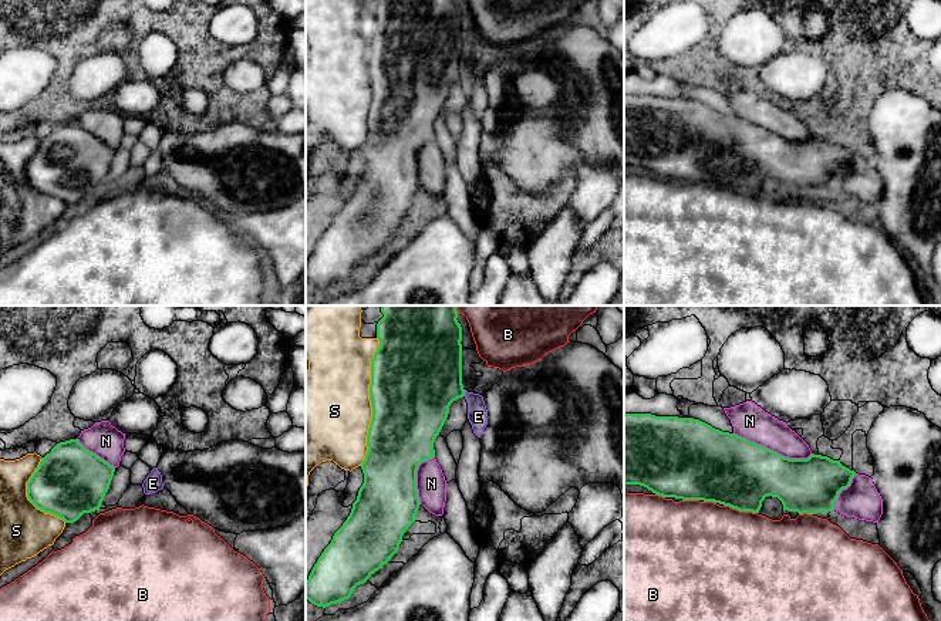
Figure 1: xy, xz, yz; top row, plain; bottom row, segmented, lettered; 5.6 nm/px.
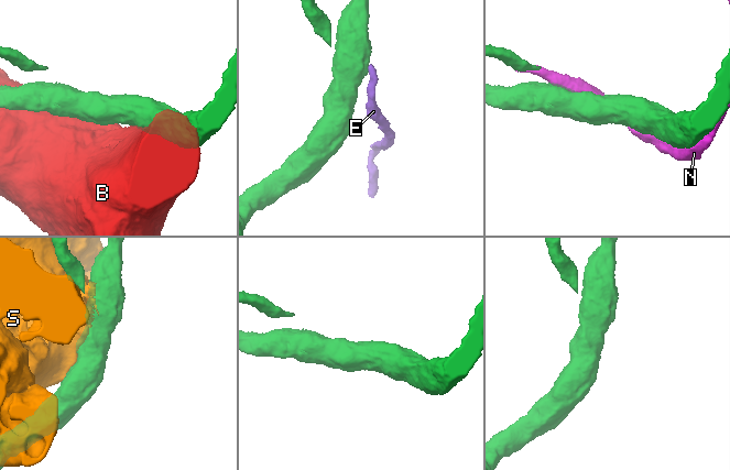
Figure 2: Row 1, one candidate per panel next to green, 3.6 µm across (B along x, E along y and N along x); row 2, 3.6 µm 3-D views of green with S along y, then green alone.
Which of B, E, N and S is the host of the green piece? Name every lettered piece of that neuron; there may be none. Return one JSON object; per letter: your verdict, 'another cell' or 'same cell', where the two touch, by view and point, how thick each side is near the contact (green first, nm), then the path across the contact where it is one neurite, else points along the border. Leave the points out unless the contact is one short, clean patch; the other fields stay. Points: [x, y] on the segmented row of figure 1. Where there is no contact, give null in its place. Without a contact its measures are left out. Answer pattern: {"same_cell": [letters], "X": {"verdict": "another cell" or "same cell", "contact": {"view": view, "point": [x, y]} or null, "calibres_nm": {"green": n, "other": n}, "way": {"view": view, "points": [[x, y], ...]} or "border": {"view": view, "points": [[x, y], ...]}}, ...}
{"same_cell": ["N"], "B": {"verdict": "another cell", "contact": {"view": "yz", "point": [741, 510]}, "calibres_nm": {"green": 400, "other": 500}}, "E": {"verdict": "another cell", "contact": {"view": "xz", "point": [464, 392]}, "calibres_nm": {"green": 440, "other": 110}, "border": {"view": "xz", "points": [[464, 390], [465, 395]]}}, "N": {"verdict": "same cell", "contact": {"view": "yz", "point": [772, 451]}, "calibres_nm": {"green": 400, "other": 200}}, "S": {"verdict": "another cell", "contact": {"view": "xz", "point": [370, 400]}, "calibres_nm": {"green": 480, "other": 500}}}

